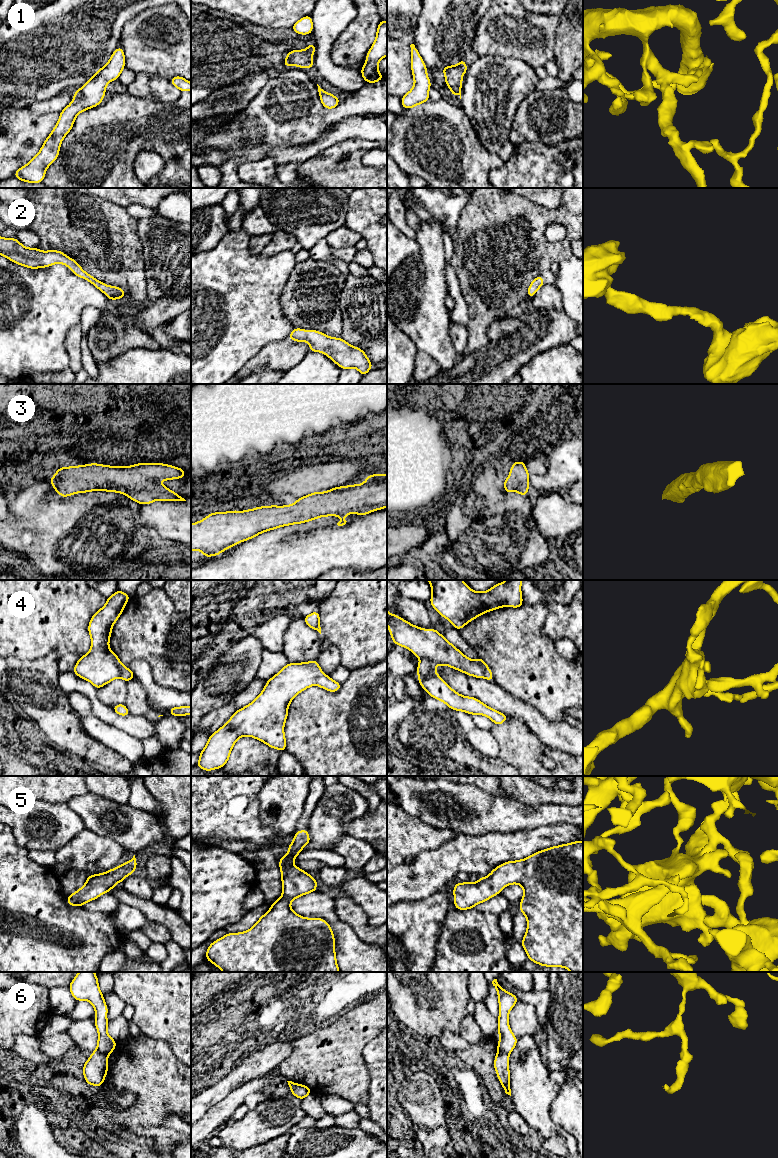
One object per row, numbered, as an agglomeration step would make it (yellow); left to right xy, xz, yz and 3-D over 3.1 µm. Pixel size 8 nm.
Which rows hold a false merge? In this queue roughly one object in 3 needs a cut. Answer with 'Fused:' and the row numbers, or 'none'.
Fused: 6

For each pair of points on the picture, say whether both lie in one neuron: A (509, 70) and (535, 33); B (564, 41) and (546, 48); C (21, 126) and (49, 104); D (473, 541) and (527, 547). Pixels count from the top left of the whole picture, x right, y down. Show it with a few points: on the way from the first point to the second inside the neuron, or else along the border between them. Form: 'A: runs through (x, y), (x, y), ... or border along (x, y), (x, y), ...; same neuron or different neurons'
A: border along (494, 54), (500, 57), (521, 59), (534, 69); different neurons
B: border along (560, 22), (556, 31), (554, 58), (552, 60); different neurons
C: border along (35, 111), (38, 113), (59, 113); different neurons
D: runs through (486, 541), (511, 541), (514, 543); same neuron

